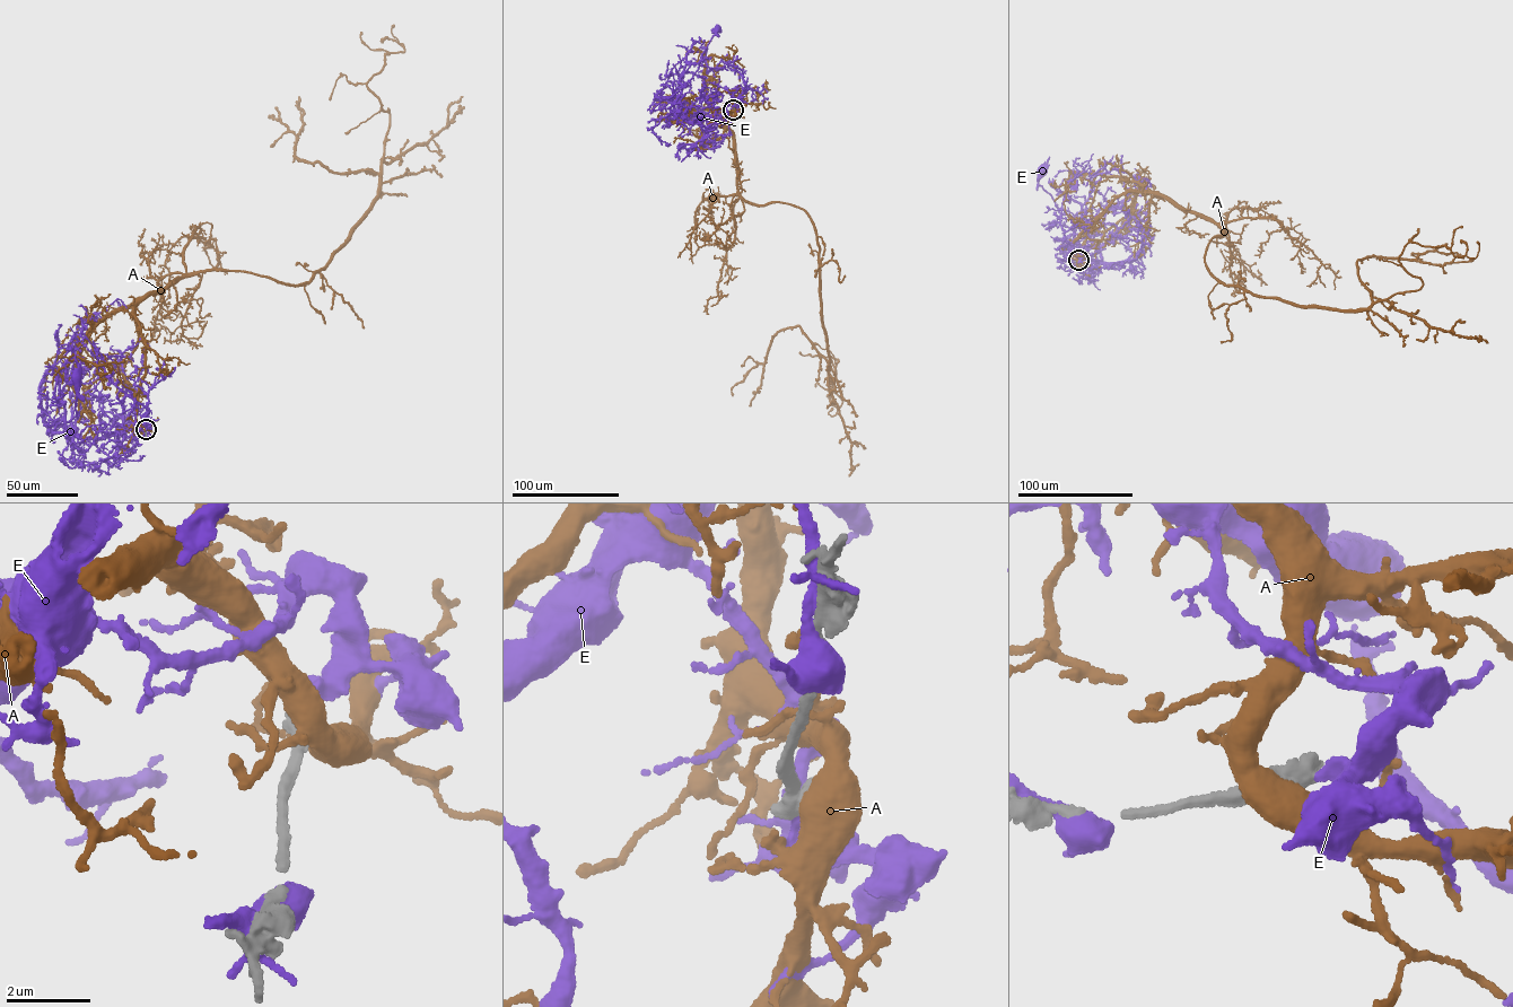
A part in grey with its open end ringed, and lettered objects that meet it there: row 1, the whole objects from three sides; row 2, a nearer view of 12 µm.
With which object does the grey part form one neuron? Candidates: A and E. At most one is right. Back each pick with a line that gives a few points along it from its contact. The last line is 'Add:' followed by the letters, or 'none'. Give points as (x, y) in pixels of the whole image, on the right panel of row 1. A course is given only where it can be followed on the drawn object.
Add: none

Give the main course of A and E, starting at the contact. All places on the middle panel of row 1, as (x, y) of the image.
A: (734, 110), (741, 195), (798, 207), (814, 228), (832, 408)
E: (734, 110), (729, 103), (701, 121), (691, 121), (676, 112), (672, 96), (698, 68), (717, 28)

